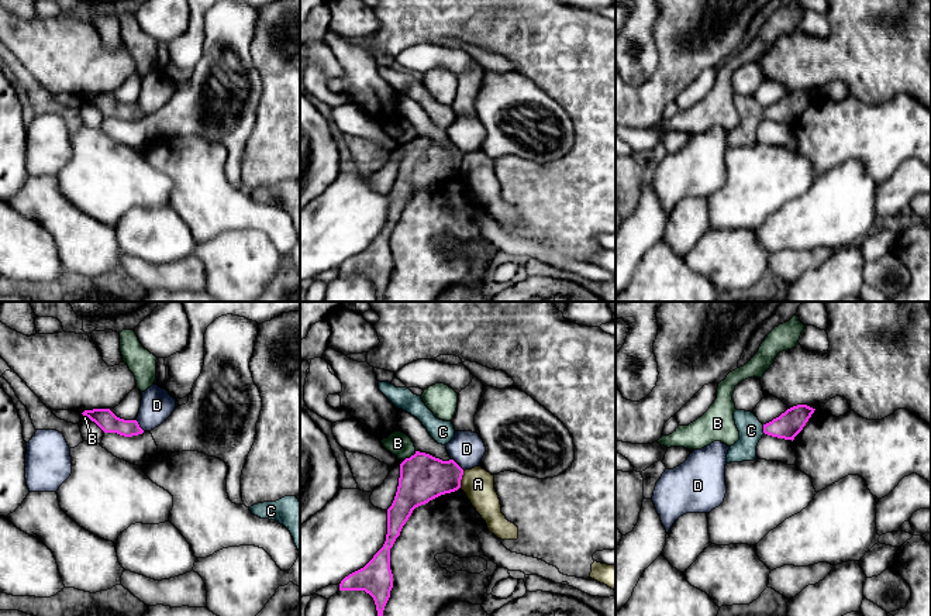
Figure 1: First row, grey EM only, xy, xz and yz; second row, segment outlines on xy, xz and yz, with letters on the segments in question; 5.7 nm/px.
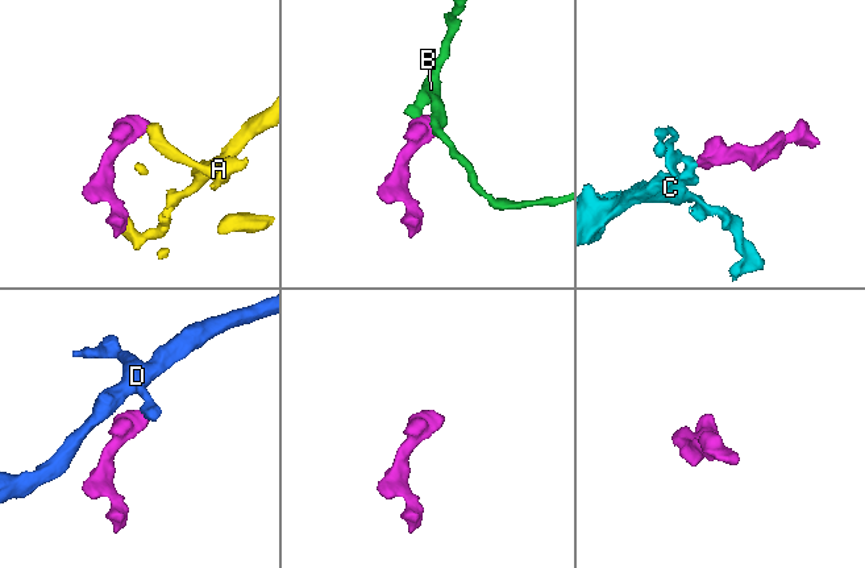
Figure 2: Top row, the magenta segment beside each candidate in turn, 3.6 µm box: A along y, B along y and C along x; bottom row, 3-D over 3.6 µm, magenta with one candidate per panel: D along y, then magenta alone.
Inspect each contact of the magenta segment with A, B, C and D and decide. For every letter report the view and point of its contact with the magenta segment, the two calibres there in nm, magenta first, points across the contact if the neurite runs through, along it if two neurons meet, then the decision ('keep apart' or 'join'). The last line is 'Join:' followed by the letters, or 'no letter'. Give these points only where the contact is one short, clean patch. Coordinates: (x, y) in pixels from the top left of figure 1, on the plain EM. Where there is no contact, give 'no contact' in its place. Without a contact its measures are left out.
A: xz (459, 164) | 260/180 nm | along xz (464, 155), (458, 172) | keep apart
B: xz (411, 140) | 260/140 nm | along xz (416, 136), (404, 144) | keep apart
C: yz (764, 113) | 150/140 nm | across yz (790, 107), (782, 112), (764, 113), (751, 114) | join
D: xz (457, 148) | 260/200 nm | along xz (451, 143), (464, 154) | keep apart
Join: C

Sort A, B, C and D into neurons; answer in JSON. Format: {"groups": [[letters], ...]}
{"groups": [["A"], ["B"], ["C"], ["D"]]}

